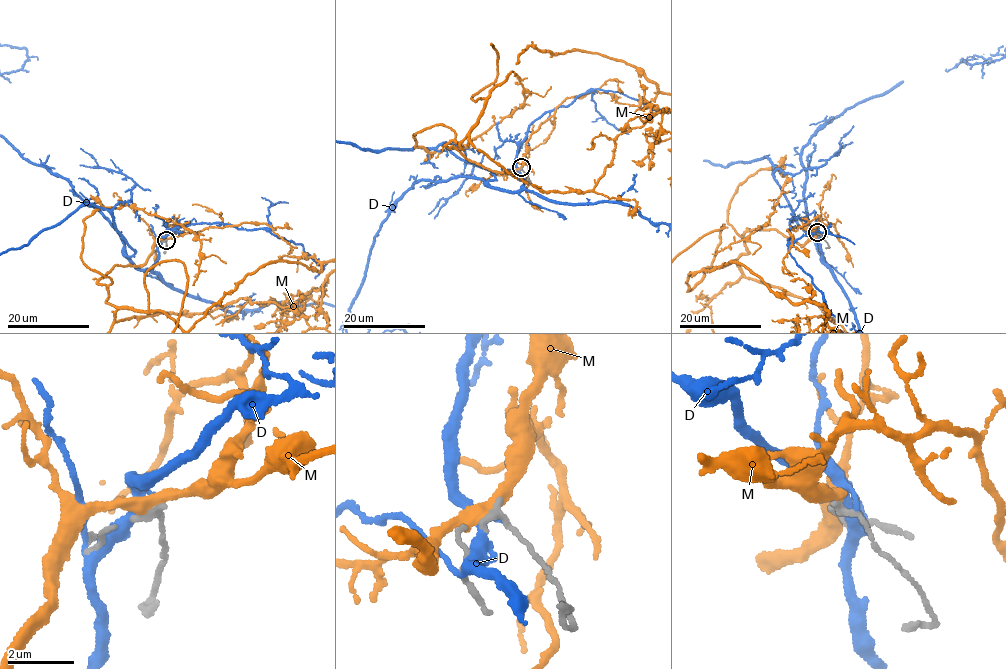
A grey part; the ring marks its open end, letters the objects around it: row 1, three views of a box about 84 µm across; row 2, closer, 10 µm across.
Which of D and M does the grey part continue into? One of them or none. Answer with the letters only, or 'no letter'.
no letter

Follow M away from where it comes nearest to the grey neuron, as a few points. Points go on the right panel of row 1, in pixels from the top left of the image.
M: (818, 232), (803, 245), (749, 230), (748, 252), (687, 281), (733, 262), (824, 306)

